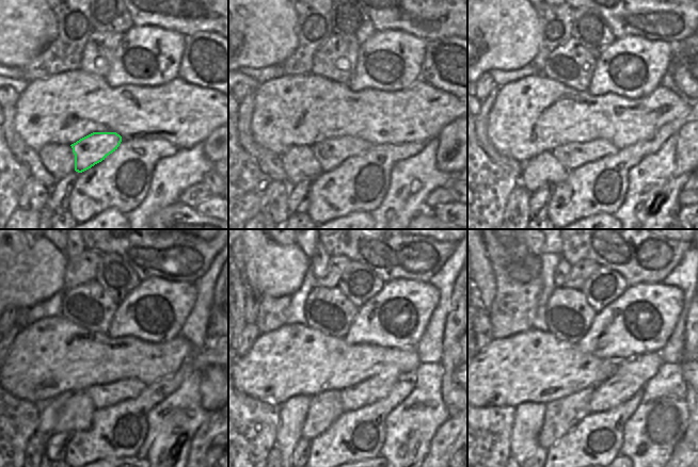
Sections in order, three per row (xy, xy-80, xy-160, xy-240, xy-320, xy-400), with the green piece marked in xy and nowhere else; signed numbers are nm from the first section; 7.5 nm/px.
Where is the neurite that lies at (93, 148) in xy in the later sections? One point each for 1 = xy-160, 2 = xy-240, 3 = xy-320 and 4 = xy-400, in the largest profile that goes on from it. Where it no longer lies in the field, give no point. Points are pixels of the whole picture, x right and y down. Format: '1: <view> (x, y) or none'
1: xy-160 (571, 156)
2: xy-240 (102, 396)
3: xy-320 (371, 389)
4: xy-400 (632, 374)

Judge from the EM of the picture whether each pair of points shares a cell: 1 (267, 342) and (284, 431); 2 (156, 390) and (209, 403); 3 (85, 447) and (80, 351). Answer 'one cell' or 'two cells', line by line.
1: two cells
2: two cells
3: two cells

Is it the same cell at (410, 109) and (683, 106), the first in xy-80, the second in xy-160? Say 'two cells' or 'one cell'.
one cell

